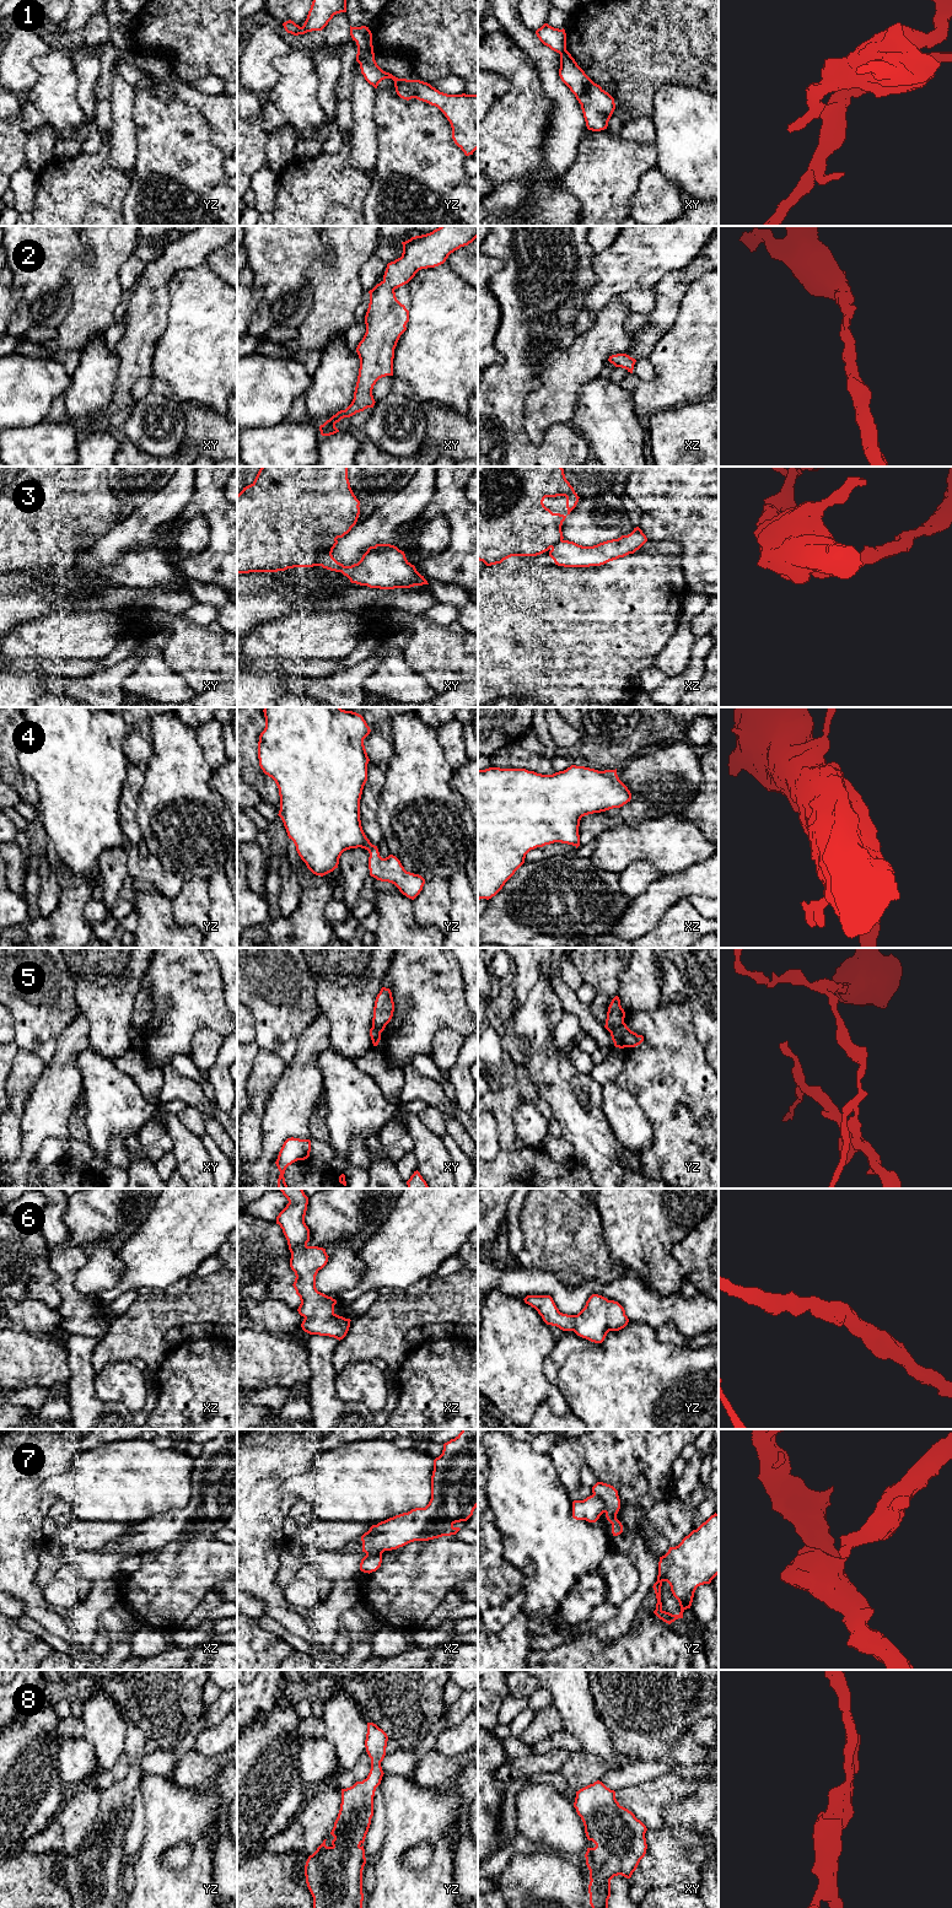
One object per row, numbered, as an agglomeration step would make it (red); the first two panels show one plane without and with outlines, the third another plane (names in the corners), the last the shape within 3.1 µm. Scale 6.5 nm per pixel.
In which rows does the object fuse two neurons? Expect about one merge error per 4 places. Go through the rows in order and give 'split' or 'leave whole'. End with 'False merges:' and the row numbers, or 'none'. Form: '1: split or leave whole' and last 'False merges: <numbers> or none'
1: split
2: leave whole
3: split
4: leave whole
5: split
6: leave whole
7: split
8: leave whole
False merges: 1, 3, 5, 7

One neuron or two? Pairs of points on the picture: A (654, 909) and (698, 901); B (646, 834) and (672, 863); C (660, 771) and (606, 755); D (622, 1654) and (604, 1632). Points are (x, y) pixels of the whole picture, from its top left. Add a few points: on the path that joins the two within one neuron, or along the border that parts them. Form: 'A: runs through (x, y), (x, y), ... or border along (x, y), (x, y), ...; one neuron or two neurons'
A: border along (705, 896), (689, 895), (687, 898); two neurons
B: runs through (654, 841), (668, 856); one neuron
C: border along (639, 754), (617, 769); two neurons
D: border along (632, 1626), (612, 1644); two neurons

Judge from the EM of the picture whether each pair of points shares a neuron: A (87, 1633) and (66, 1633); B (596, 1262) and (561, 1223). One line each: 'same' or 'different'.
A: different
B: same

